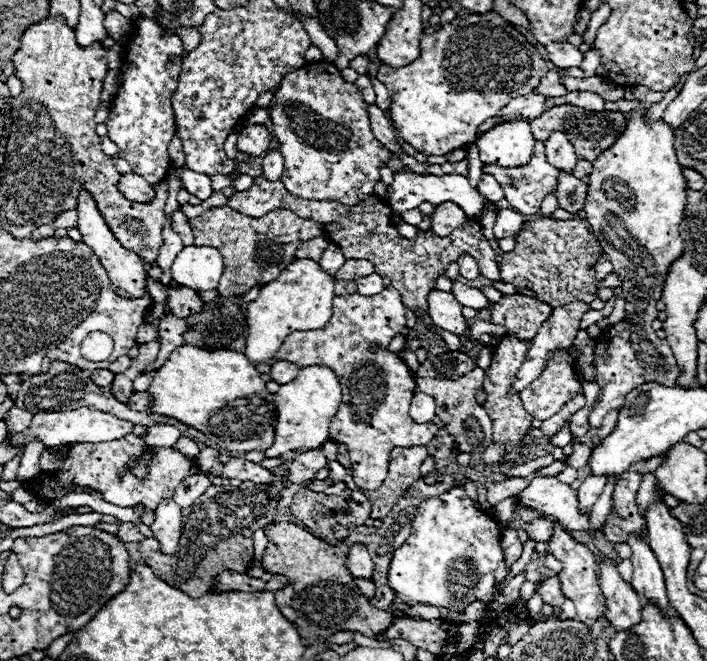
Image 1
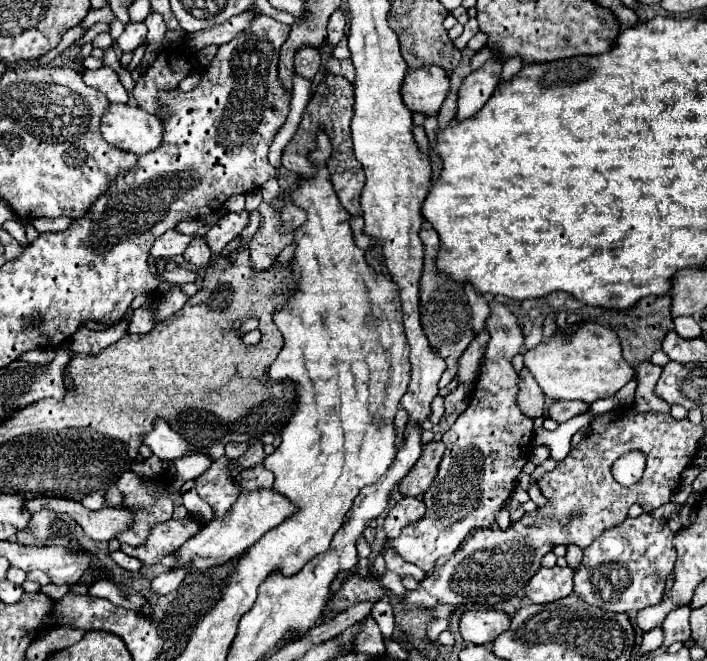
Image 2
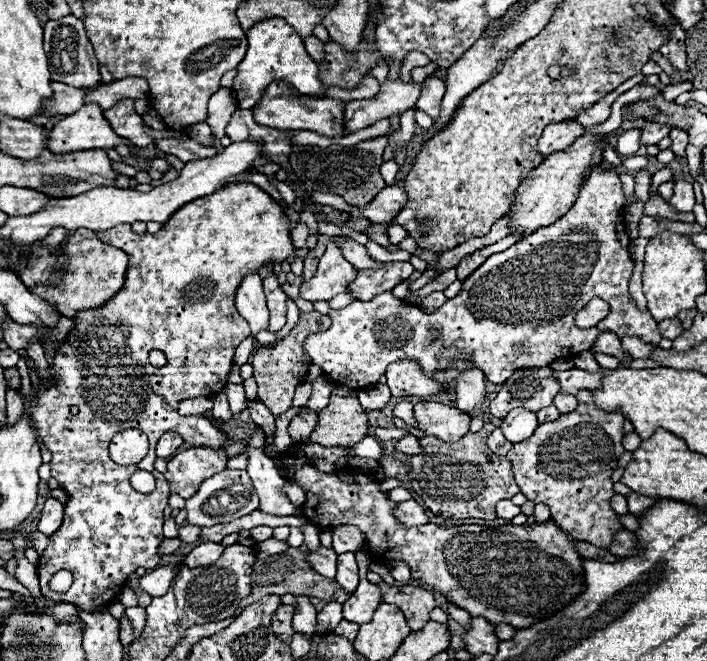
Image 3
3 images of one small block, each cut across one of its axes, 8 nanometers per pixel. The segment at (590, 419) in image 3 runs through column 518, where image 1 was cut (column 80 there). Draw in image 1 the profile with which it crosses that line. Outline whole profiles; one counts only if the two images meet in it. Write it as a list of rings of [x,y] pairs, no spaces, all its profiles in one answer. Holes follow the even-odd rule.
[[[128,434],[126,438],[120,438],[120,440],[98,442],[98,444],[82,444],[82,442],[78,444],[76,442],[76,444],[68,446],[68,458],[64,458],[64,466],[58,470],[60,486],[72,488],[74,484],[78,484],[78,486],[84,486],[88,490],[100,492],[102,500],[106,500],[118,508],[144,506],[146,510],[154,512],[156,506],[164,498],[172,498],[174,490],[182,484],[184,478],[188,478],[192,474],[202,474],[202,470],[194,464],[192,456],[184,456],[176,448],[152,446],[152,450],[156,454],[148,462],[146,476],[140,480],[128,470],[128,464],[142,458],[146,448],[148,448],[148,444],[134,434]]]

